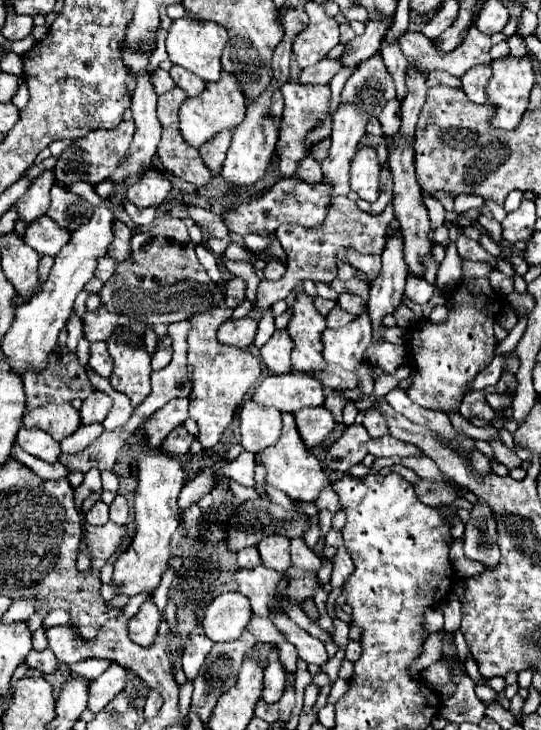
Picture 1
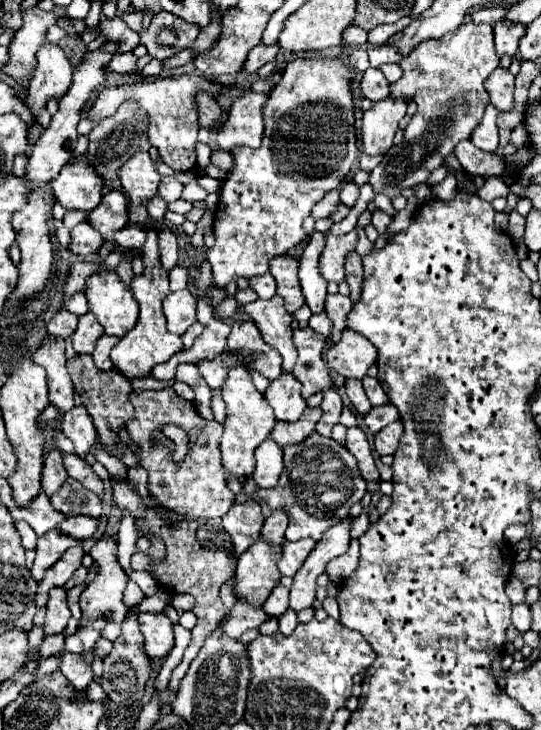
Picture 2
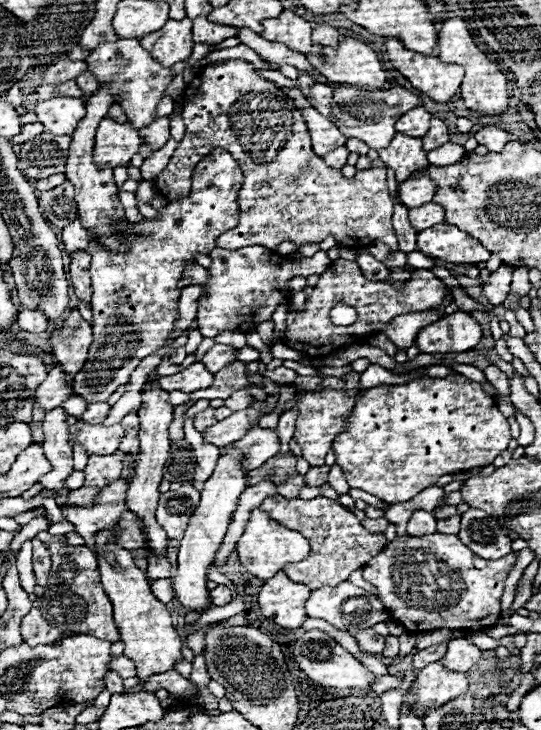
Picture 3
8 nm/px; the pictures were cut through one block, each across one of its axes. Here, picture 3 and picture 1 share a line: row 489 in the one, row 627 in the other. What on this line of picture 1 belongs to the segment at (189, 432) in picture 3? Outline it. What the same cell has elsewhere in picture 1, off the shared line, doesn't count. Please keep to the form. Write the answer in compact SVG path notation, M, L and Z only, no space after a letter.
M198 624L196 630L186 638L186 648L182 654L182 666L188 680L194 680L198 676L198 670L212 646L214 644L206 638L206 634L202 634L202 626Z

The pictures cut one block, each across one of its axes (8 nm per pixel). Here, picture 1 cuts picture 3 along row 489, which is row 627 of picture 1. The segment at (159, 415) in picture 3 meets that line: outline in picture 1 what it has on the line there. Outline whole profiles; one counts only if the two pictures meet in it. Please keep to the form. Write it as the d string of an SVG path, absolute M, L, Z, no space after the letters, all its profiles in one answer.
M150 598L140 606L138 614L128 622L132 642L136 642L138 646L144 646L144 648L152 646L154 638L158 634L158 624L160 624L160 612Z

